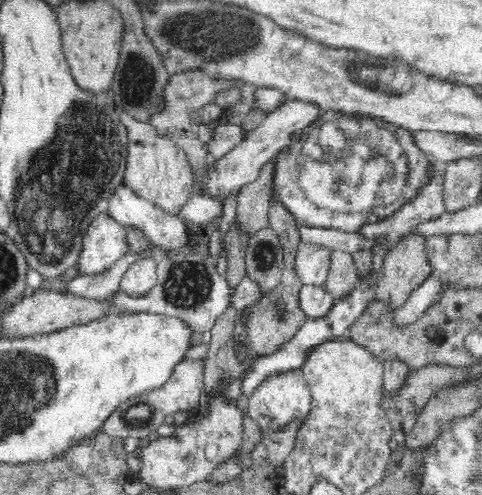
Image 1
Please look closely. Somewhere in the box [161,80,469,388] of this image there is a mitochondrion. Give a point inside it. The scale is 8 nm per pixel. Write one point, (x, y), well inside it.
(373, 174)

